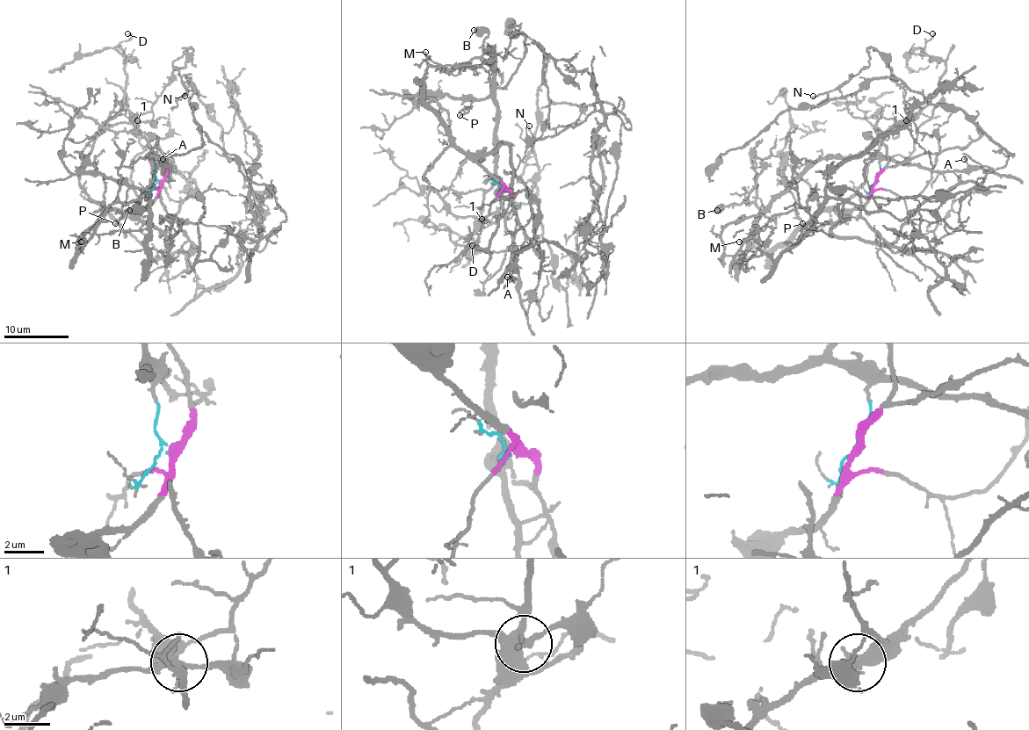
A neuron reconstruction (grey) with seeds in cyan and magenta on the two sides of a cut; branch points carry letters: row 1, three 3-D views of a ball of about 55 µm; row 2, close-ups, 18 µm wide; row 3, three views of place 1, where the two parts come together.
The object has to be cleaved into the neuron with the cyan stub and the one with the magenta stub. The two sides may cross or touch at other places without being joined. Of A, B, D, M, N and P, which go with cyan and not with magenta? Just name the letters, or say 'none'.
A, D, N, P

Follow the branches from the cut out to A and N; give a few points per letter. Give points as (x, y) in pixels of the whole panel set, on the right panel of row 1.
A: (875, 182), (879, 162), (882, 159), (917, 164), (932, 170), (963, 170), (967, 166), (965, 159)
N: (875, 182), (880, 166), (867, 148), (915, 116), (888, 61), (869, 48), (869, 64), (834, 90), (813, 97)

